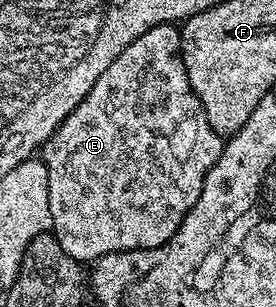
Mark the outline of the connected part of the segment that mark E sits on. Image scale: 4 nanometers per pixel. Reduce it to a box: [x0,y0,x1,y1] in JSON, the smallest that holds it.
[41,22,223,263]

